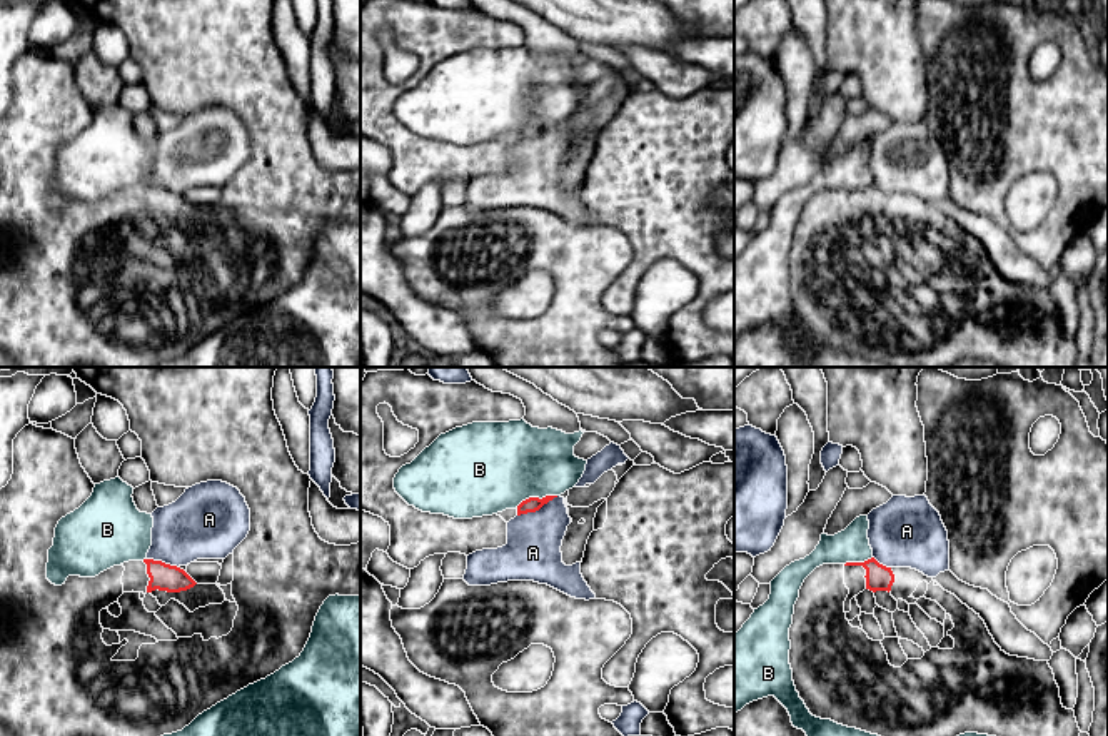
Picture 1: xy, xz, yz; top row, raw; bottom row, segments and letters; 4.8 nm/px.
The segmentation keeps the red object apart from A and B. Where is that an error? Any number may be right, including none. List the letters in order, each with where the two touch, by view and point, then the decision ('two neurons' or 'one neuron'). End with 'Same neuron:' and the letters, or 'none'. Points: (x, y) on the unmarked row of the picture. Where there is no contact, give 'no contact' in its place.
A: meets red in xz at (538, 136); two neurons
B: meets red in xz at (536, 124); two neurons
Same neuron: none

